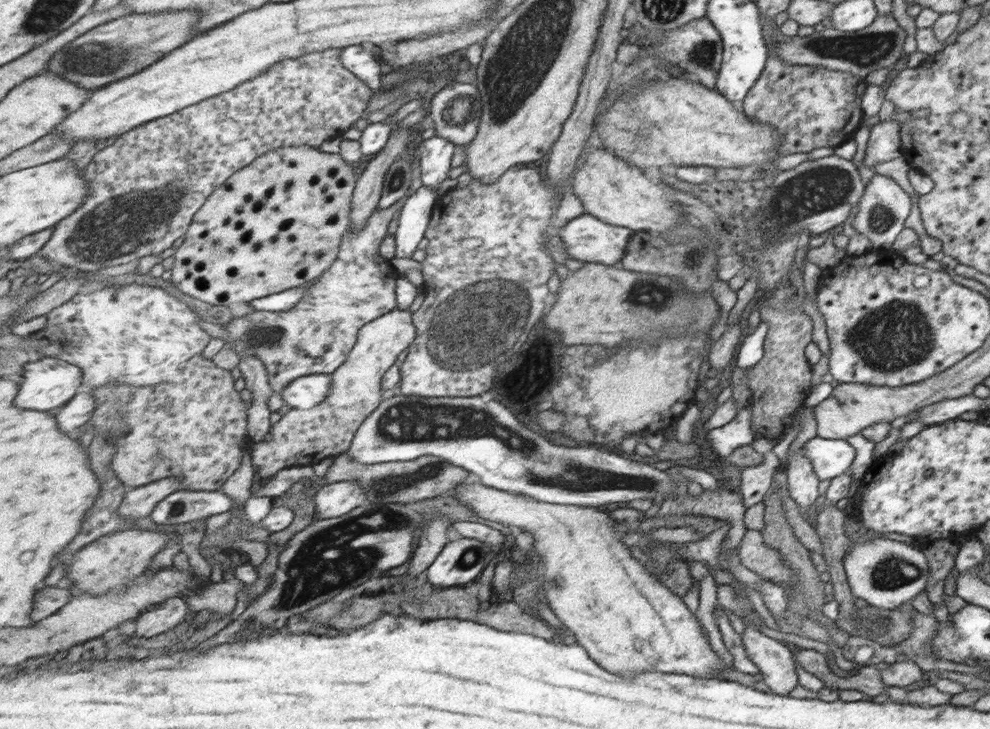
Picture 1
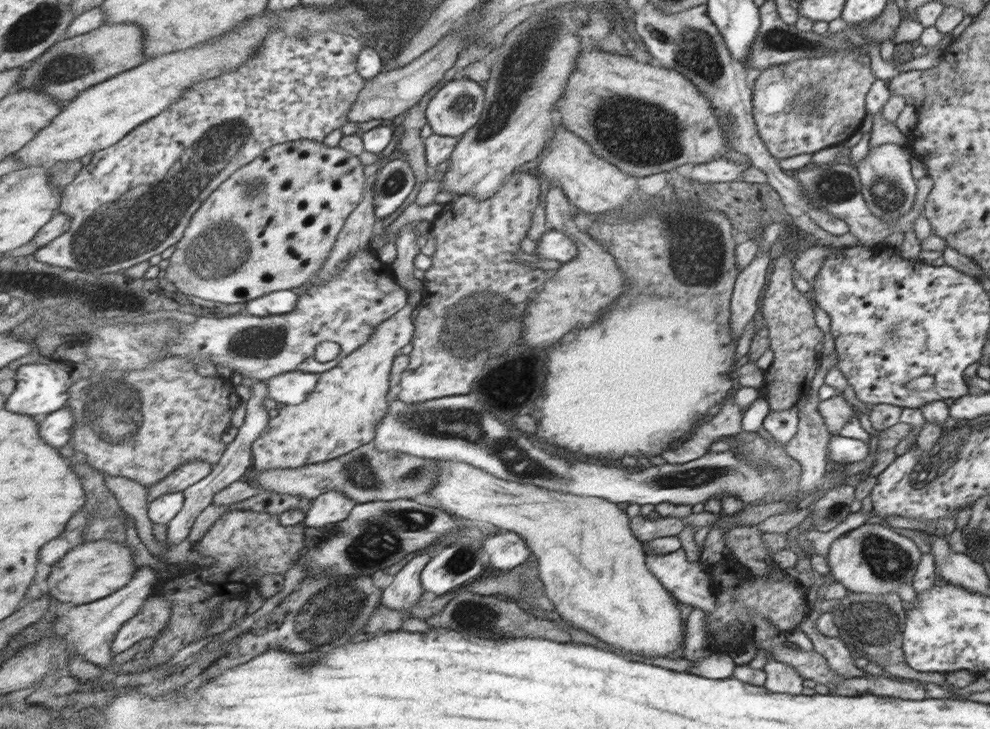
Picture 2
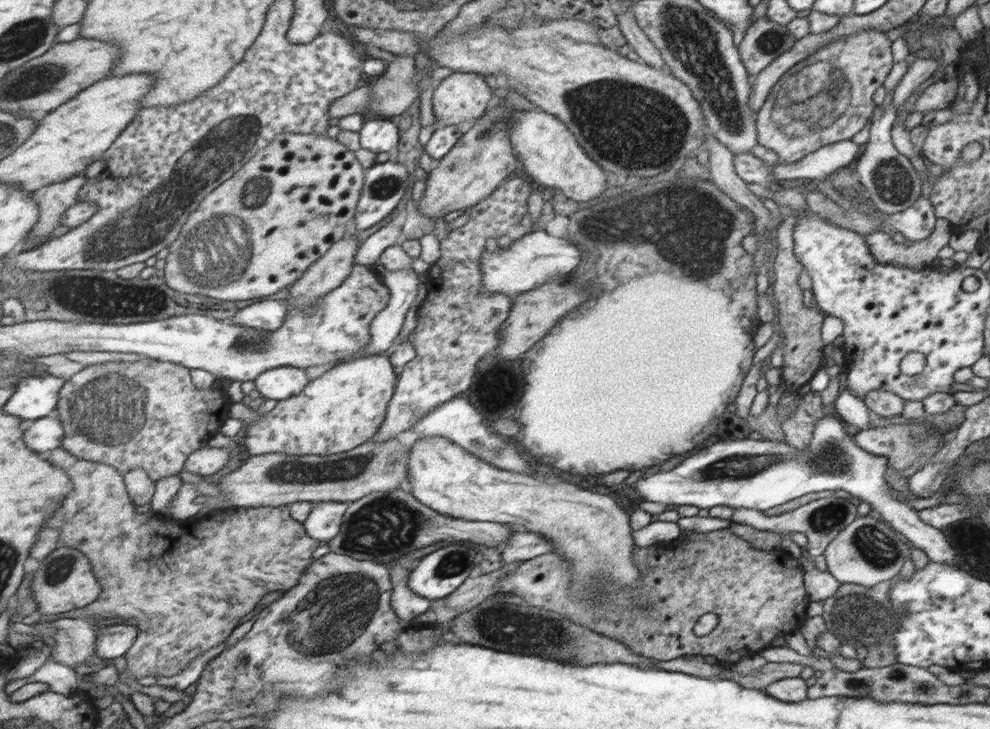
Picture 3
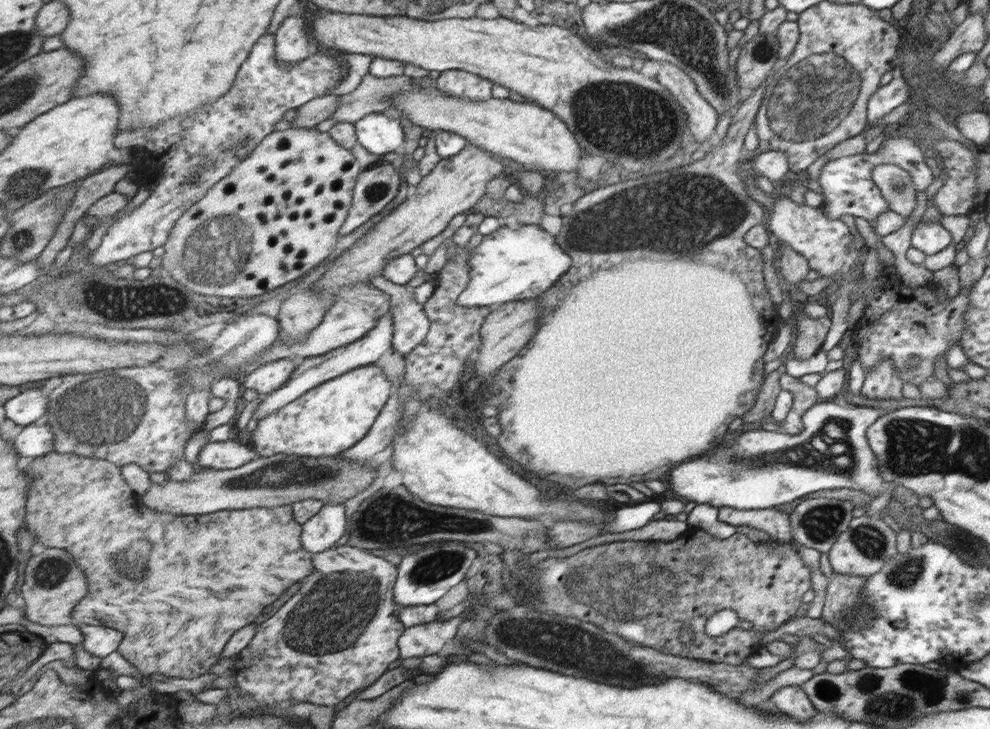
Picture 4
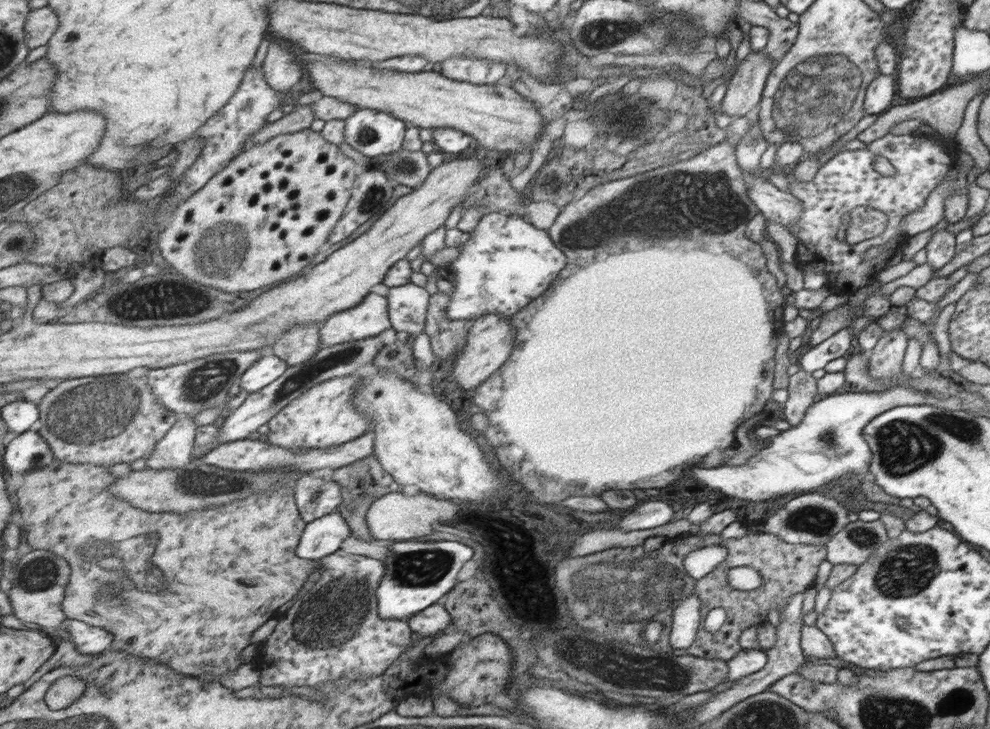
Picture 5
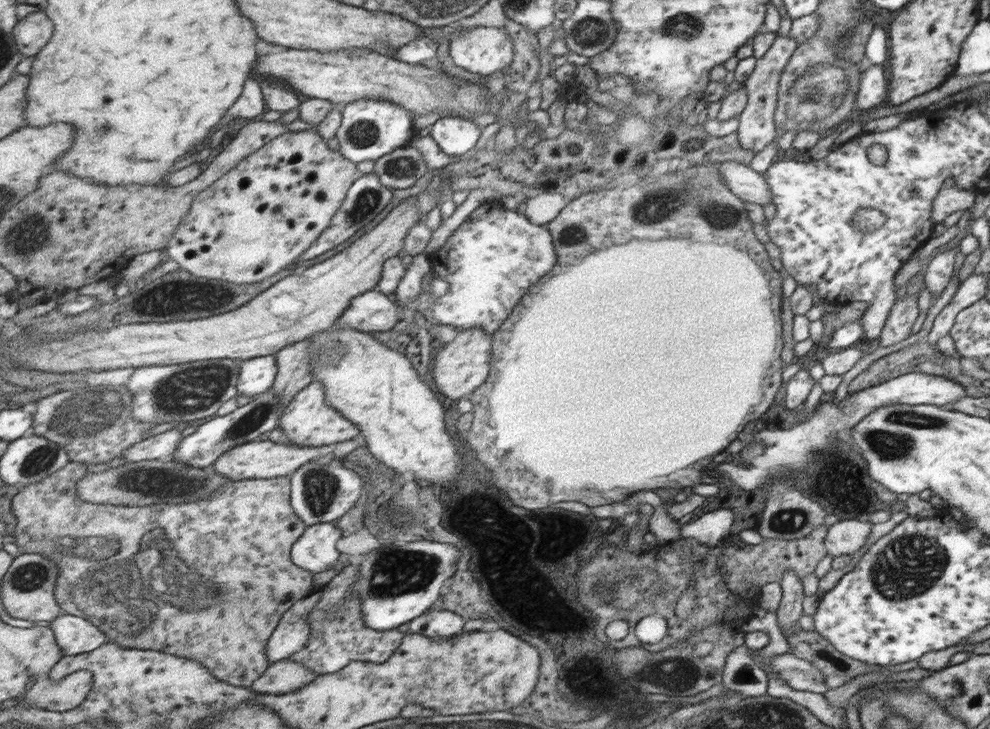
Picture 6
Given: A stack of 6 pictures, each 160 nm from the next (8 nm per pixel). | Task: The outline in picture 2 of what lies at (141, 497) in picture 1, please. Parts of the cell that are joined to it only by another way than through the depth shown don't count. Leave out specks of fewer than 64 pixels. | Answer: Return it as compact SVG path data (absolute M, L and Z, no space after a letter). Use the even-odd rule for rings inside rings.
M194 460L180 466L176 472L169 474L163 481L159 481L149 489L148 502L153 502L164 494L187 490L190 486L209 476L213 469L212 464L204 460Z

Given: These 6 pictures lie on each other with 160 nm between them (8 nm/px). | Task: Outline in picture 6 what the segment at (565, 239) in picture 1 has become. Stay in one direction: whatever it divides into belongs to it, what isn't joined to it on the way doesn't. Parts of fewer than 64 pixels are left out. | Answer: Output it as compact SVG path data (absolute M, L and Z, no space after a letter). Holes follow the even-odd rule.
M488 202L477 207L431 258L433 272L450 284L447 294L424 311L426 319L450 324L461 331L482 328L490 336L511 316L511 308L525 290L547 274L555 264L552 235L545 226L529 222L515 210ZM525 284L525 286L523 286Z

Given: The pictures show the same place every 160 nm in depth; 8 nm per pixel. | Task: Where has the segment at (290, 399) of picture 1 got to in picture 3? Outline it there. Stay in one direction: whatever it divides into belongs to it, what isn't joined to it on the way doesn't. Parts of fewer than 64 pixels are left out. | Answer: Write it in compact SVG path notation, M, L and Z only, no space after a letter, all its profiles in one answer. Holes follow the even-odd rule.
M279 366L254 380L261 396L277 402L301 394L310 381L306 369L299 366Z

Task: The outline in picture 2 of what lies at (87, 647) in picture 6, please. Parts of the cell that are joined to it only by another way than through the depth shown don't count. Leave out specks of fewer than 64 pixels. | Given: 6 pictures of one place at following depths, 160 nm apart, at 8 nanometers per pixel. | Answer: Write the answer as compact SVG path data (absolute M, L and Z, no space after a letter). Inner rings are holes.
M150 595L139 615L129 620L117 633L113 641L113 655L129 650L145 638L151 639L167 627L171 619L171 604L161 596Z

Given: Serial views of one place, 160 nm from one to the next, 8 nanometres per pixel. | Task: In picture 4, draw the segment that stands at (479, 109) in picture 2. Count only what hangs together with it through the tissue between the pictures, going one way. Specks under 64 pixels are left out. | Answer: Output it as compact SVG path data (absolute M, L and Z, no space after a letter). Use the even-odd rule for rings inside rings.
M446 70L435 80L436 87L449 96L487 100L491 94L490 79L481 78L464 70Z

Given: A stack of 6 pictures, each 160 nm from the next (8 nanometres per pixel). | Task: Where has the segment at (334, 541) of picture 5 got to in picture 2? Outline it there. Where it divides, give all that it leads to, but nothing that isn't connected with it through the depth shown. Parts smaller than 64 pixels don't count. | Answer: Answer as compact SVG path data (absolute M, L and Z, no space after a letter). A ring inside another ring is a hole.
M325 491L312 500L312 507L306 513L304 522L307 527L326 527L347 519L357 505L347 493Z

